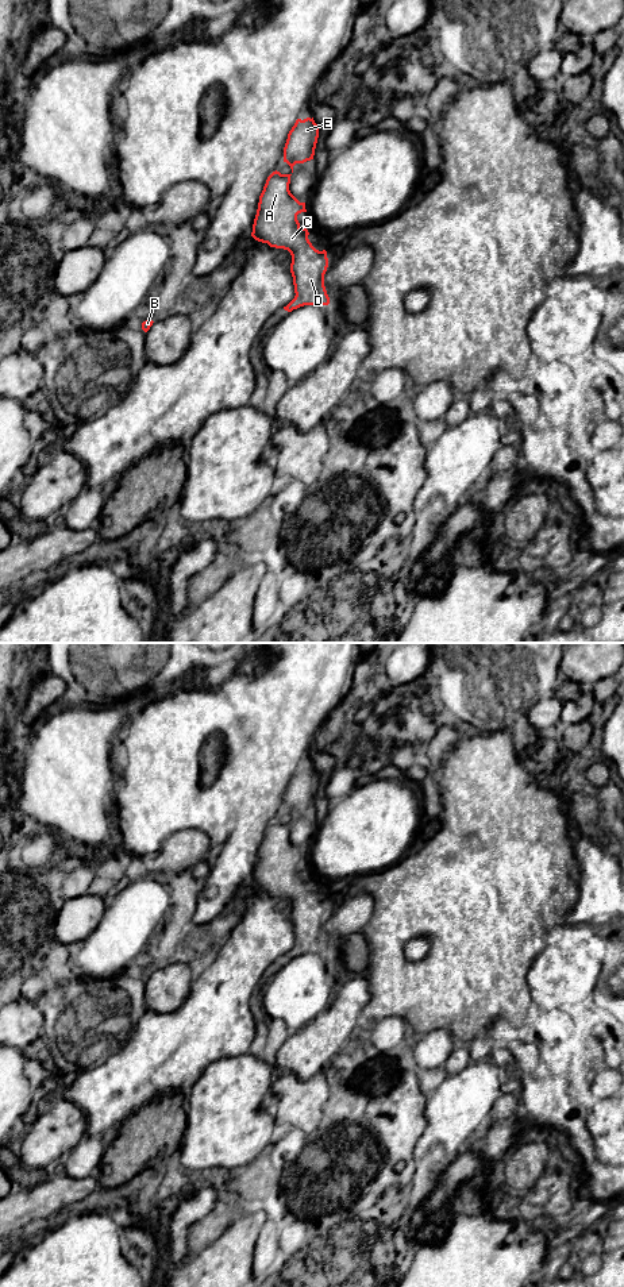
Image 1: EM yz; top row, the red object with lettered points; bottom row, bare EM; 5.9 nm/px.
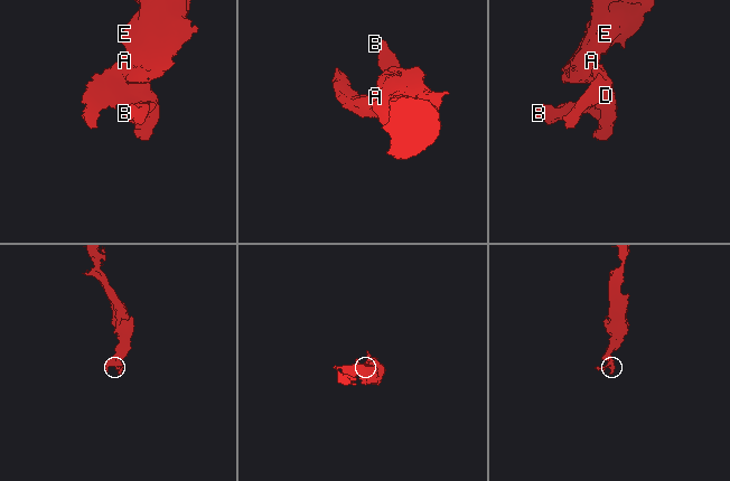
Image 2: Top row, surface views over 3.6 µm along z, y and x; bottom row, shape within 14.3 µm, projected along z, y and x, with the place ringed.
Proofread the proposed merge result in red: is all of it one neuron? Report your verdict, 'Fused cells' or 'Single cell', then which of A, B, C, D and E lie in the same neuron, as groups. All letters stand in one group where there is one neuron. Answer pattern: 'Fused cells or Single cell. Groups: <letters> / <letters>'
Single cell. Groups: A B C D E

